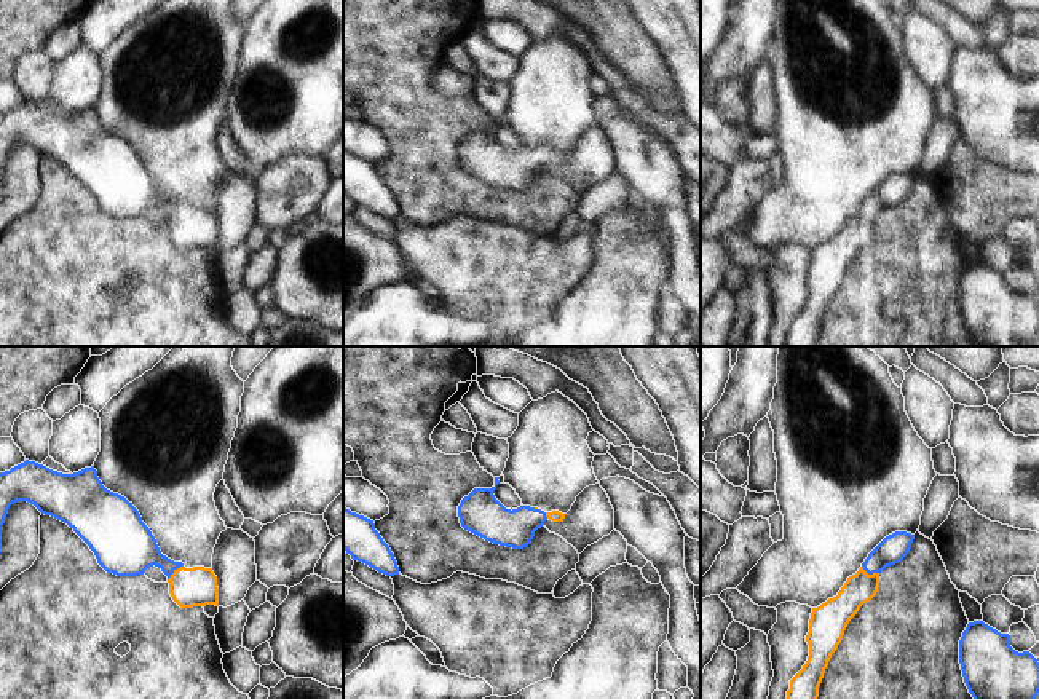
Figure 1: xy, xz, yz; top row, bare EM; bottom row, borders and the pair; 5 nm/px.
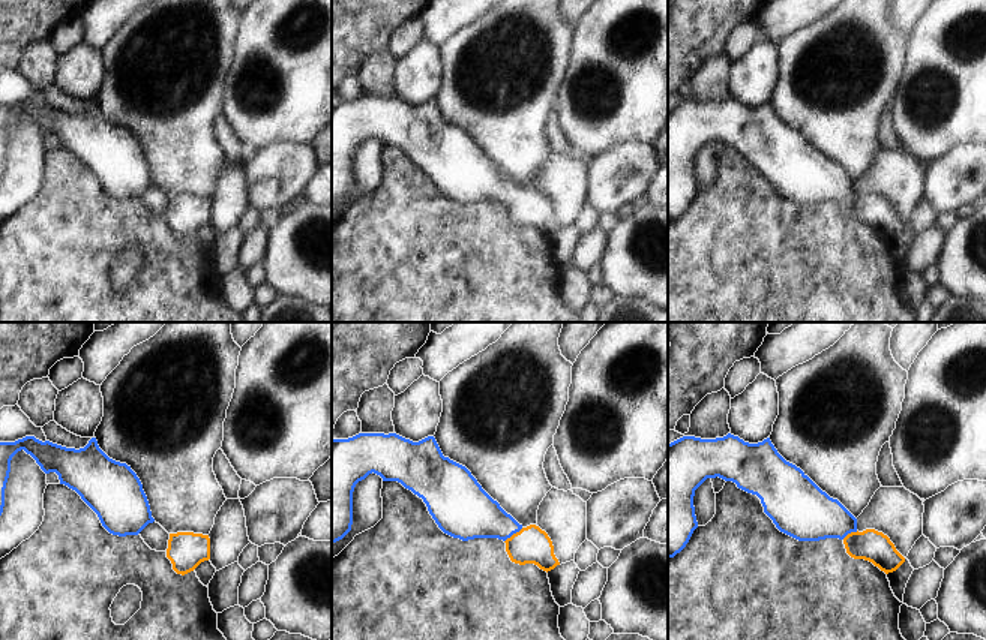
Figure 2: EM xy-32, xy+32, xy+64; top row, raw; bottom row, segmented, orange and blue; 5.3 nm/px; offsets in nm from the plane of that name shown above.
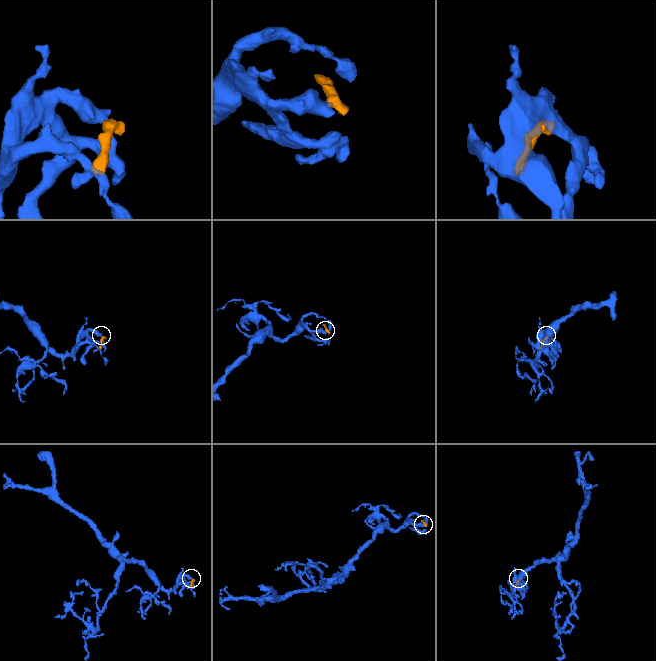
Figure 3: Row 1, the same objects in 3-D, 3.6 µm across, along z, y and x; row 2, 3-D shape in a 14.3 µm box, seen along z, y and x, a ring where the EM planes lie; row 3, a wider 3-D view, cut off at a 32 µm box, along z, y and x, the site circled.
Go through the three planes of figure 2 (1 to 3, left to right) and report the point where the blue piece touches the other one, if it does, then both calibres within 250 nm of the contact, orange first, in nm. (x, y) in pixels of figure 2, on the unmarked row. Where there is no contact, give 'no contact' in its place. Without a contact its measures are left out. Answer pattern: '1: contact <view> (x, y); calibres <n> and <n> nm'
1: no contact
2: contact xy+32 (514, 198); calibres 200 and 260 nm
3: contact xy+64 (851, 197); calibres 170 and 280 nm

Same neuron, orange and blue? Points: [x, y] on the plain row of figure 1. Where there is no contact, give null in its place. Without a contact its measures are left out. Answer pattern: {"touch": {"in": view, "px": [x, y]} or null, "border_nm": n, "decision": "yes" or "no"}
{"touch": {"in": "xy", "px": [174, 214]}, "border_nm": 110, "decision": "yes"}

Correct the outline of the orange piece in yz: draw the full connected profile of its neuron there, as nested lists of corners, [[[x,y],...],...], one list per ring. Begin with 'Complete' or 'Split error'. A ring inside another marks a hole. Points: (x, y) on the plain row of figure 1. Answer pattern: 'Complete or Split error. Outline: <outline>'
Split error. Outline: [[[895,174],[886,179],[865,201],[859,214],[847,220],[836,239],[812,251],[806,284],[809,298],[790,322],[787,346],[816,346],[819,329],[832,297],[836,294],[849,263],[870,244],[879,230],[879,215],[903,203],[915,177]]]

